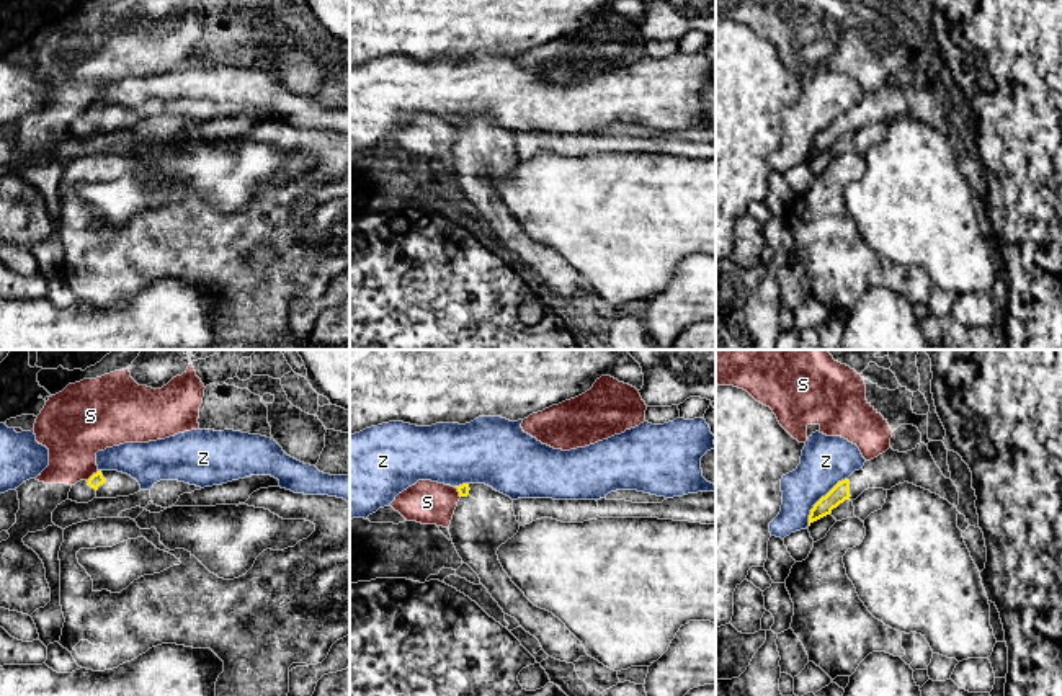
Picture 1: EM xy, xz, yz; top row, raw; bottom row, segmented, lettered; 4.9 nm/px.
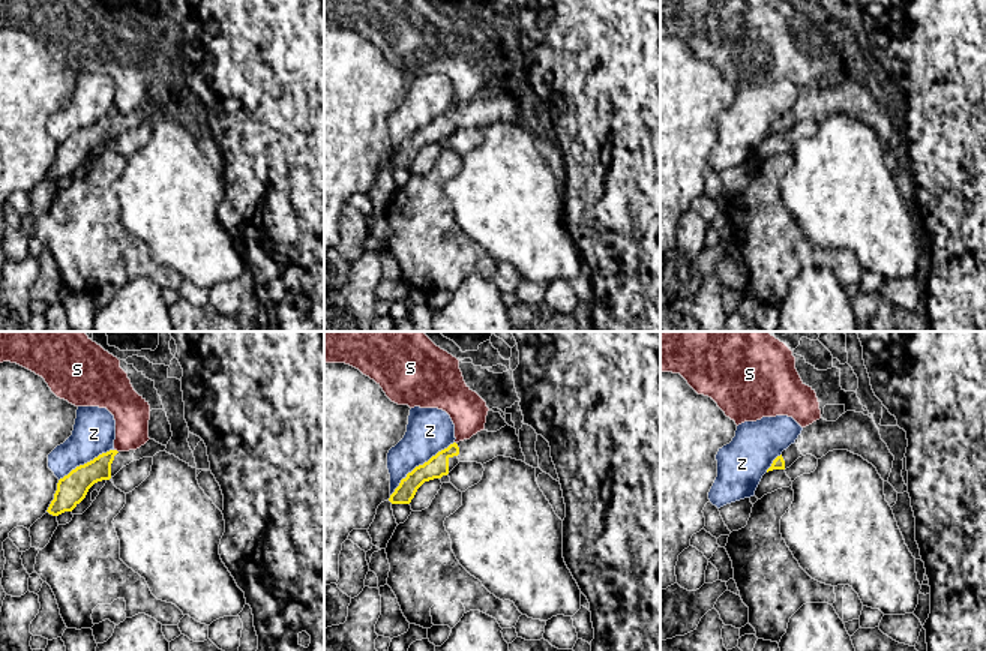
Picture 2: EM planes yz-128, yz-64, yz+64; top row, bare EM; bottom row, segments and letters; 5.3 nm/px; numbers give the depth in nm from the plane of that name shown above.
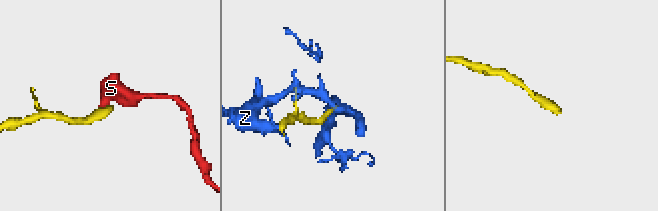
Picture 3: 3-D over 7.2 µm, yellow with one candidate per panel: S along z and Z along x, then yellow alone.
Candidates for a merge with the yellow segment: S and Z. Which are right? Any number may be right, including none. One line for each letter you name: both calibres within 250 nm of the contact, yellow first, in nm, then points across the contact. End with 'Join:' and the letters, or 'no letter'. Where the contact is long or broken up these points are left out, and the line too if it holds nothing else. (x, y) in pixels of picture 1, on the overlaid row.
Join: no letter

